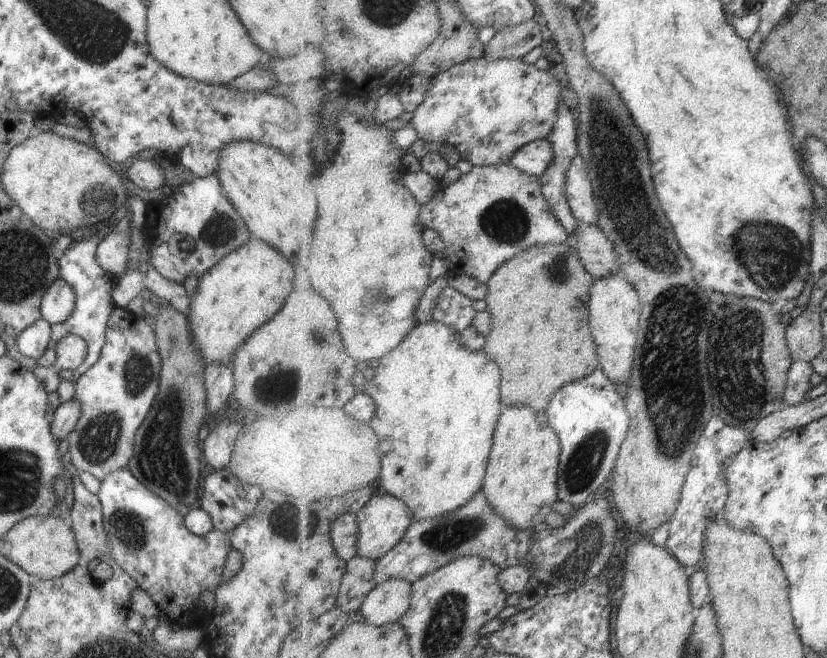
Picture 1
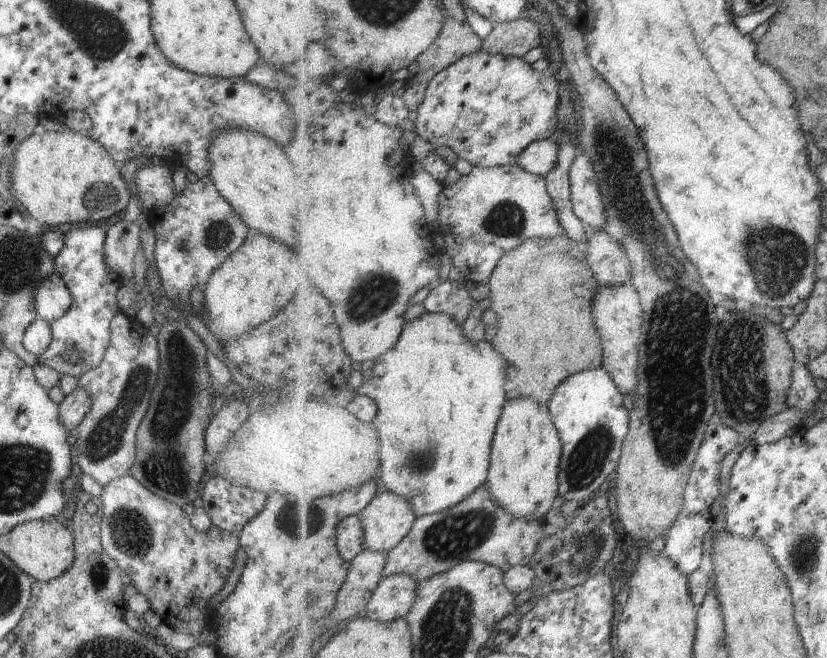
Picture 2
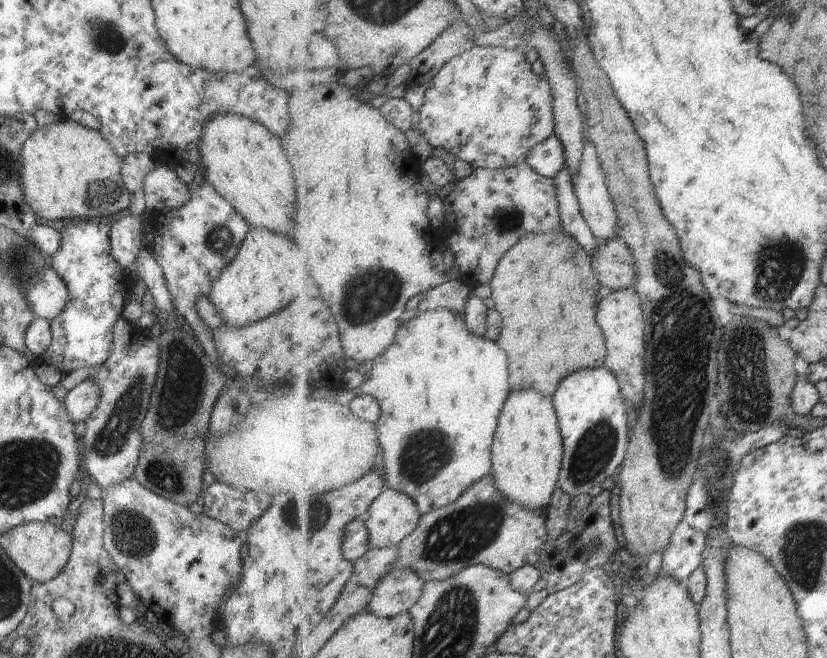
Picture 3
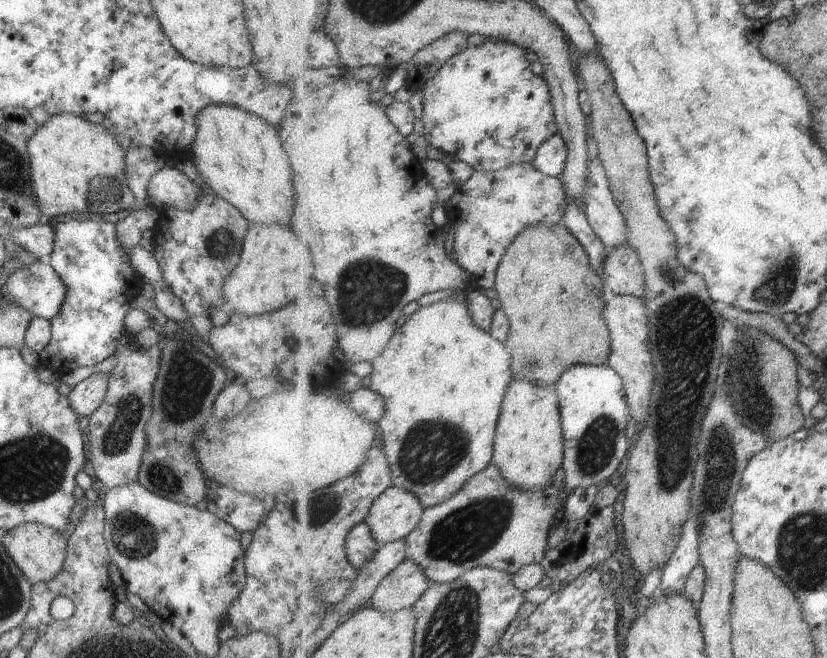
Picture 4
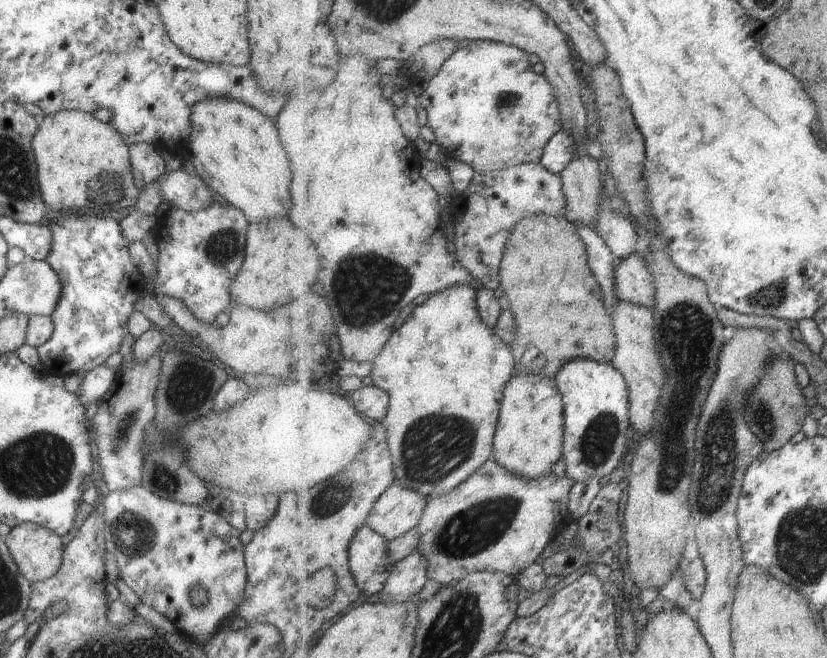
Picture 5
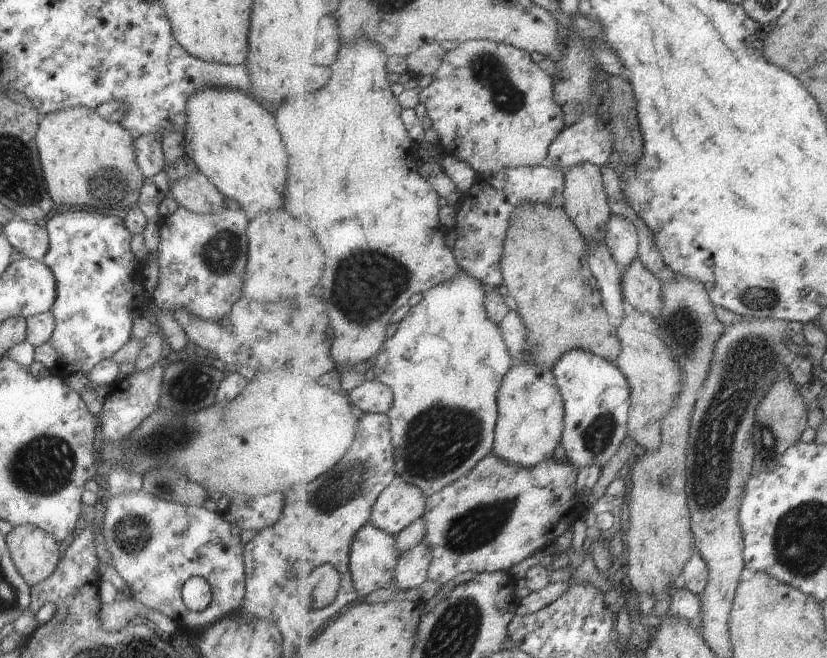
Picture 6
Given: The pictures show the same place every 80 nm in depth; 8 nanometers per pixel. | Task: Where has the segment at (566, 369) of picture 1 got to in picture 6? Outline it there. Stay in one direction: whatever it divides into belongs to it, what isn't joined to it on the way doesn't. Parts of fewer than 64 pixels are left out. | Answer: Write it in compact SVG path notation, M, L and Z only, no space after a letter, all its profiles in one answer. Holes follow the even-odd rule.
M525 203L516 208L504 242L502 271L507 286L506 293L517 302L516 310L529 330L529 350L526 354L529 354L528 361L532 364L552 370L561 357L577 349L586 349L614 364L619 358L622 344L618 336L617 322L605 308L600 285L590 267L589 257L590 248L564 207Z

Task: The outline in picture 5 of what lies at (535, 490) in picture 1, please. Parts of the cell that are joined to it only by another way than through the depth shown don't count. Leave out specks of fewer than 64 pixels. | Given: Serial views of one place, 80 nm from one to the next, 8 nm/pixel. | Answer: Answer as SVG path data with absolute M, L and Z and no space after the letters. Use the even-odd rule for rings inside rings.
M515 373L504 390L504 399L500 410L500 423L494 440L494 458L512 473L534 479L551 471L553 464L563 458L565 434L564 398L555 378L539 373Z

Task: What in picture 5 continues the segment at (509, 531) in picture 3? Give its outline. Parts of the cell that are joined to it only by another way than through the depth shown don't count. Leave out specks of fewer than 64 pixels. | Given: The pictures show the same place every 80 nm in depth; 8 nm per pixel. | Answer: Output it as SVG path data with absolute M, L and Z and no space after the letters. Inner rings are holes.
M496 458L489 459L454 491L427 502L417 528L420 536L418 550L427 557L428 575L441 586L451 584L455 580L460 581L477 571L519 575L535 563L551 540L557 538L569 524L575 522L570 511L572 488L575 483L567 472L557 476L555 472L549 471L534 479L528 479L512 473Z

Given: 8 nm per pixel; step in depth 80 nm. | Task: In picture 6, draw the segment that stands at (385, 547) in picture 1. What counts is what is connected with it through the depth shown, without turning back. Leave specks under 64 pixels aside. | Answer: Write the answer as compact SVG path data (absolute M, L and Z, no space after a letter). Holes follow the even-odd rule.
M397 477L379 495L370 522L389 534L398 535L404 528L423 517L427 508L424 492Z

